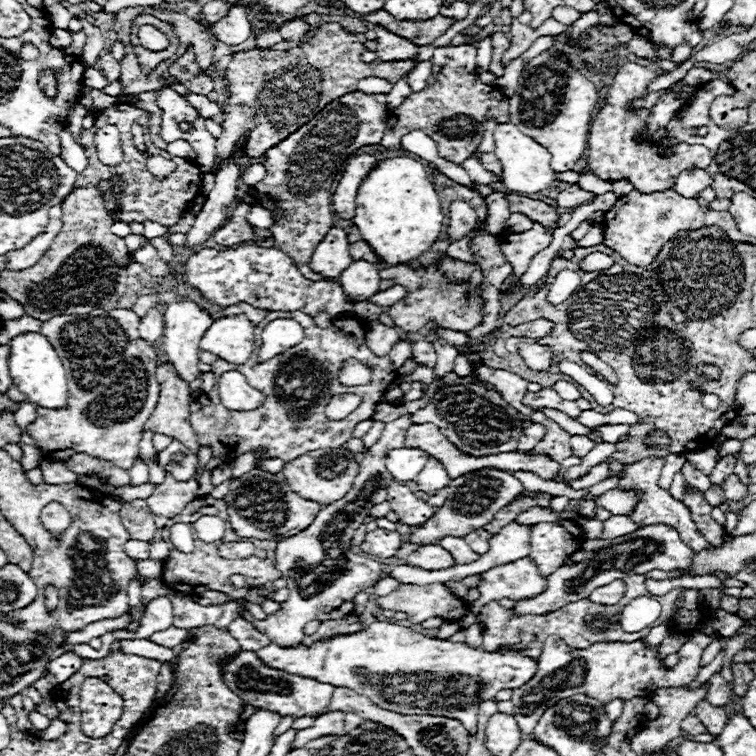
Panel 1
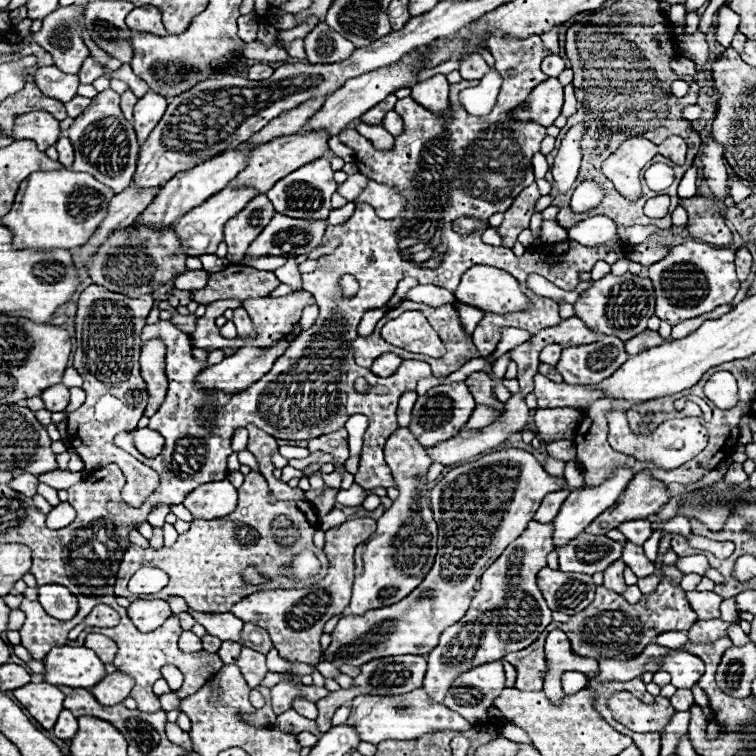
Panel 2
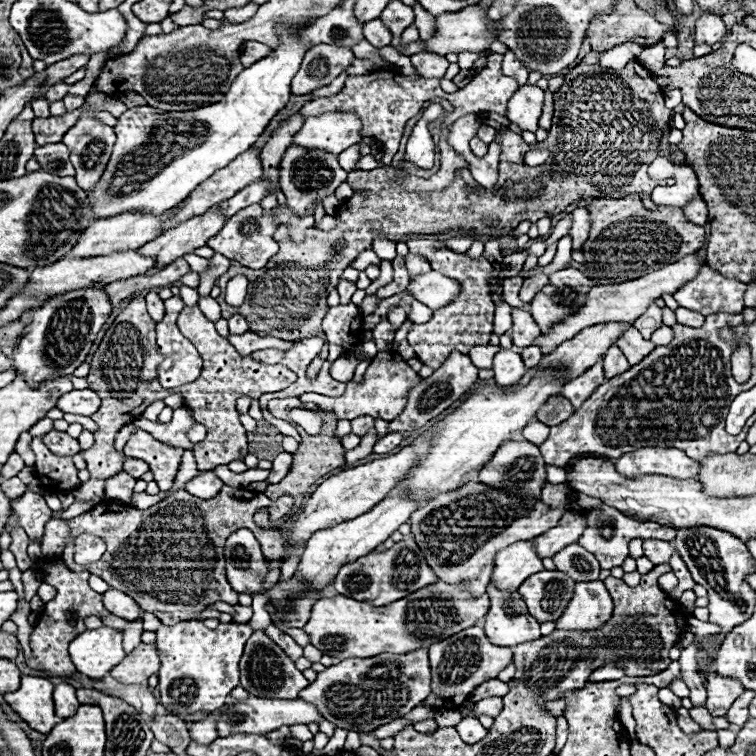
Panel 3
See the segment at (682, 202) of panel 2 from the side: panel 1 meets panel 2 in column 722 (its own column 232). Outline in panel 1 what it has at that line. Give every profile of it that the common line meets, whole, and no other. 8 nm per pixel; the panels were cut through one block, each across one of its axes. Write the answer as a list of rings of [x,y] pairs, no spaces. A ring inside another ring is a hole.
[[[240,202],[236,208],[234,208],[234,216],[230,218],[230,222],[222,228],[216,230],[214,234],[214,240],[216,244],[220,246],[232,246],[232,244],[238,244],[238,242],[248,242],[254,238],[254,232],[252,232],[252,226],[246,222],[246,214],[248,214],[250,206],[246,206],[244,202]]]

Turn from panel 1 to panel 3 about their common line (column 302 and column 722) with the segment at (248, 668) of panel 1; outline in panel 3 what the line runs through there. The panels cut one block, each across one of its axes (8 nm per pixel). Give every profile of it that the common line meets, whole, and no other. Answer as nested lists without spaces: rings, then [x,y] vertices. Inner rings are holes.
[[[714,672],[706,676],[706,708],[712,716],[724,716],[726,710],[732,706],[732,702],[744,692],[742,684],[734,678],[722,678]]]

